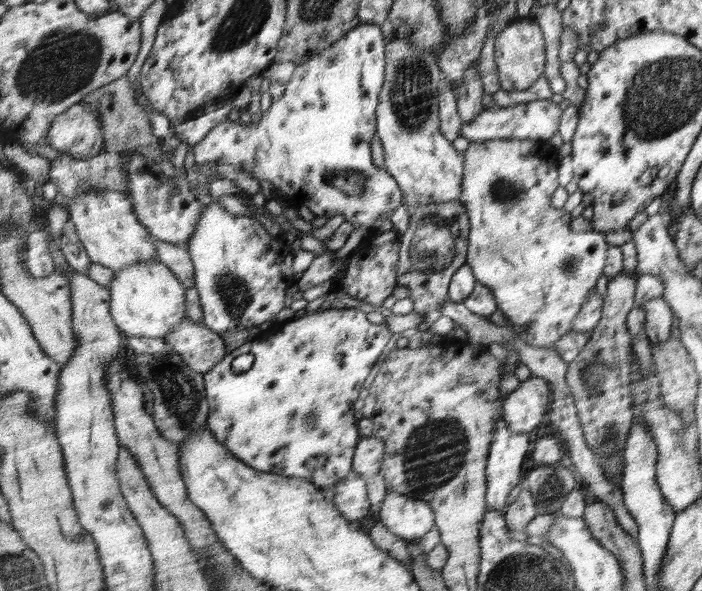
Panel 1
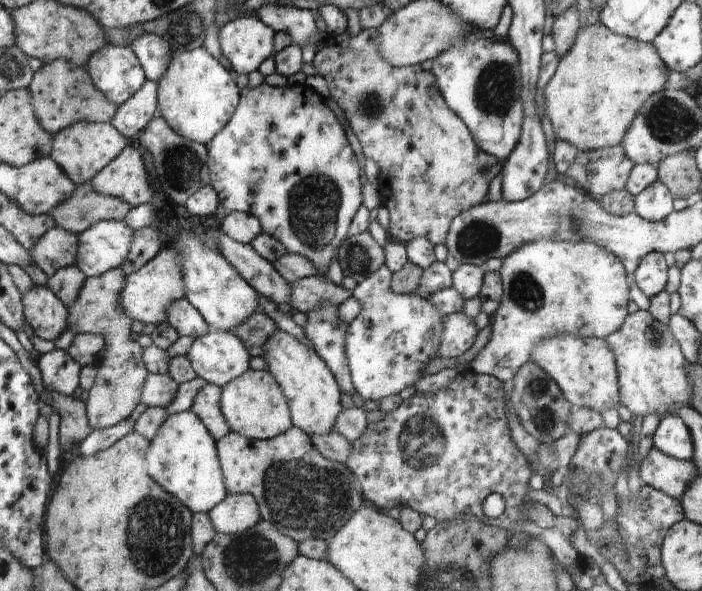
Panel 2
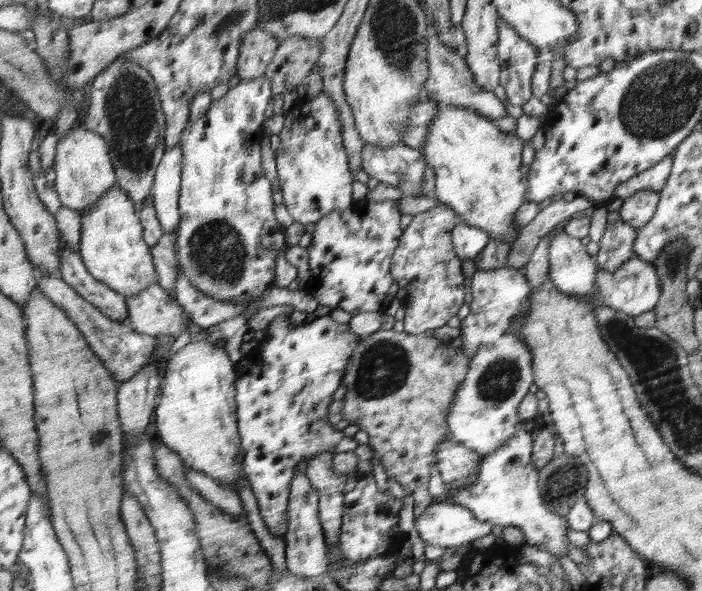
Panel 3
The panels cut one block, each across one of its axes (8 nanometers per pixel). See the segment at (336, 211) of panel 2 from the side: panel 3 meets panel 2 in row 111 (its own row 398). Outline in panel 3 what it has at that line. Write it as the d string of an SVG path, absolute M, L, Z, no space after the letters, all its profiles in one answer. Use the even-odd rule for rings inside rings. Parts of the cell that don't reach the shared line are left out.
M288 314L288 316L278 316L272 320L268 326L268 334L266 334L266 342L268 343L265 346L258 346L256 351L249 355L248 362L243 363L239 369L238 395L235 397L235 400L236 403L239 404L239 432L242 437L244 449L244 458L242 460L244 475L247 476L254 497L257 499L260 516L263 518L267 529L275 537L283 538L288 530L287 510L290 506L291 484L295 477L296 466L298 466L301 458L307 458L308 462L308 460L315 458L316 455L323 454L324 451L330 451L335 454L339 452L348 452L348 450L356 450L356 446L358 446L358 444L354 442L354 437L347 437L343 434L342 430L341 432L336 432L332 426L324 424L326 418L328 418L328 404L332 402L332 394L334 394L334 390L340 386L340 380L343 380L344 376L346 376L347 364L360 342L361 337L356 333L351 333L350 330L350 325L338 323L328 315L316 318L311 324L302 324L298 326L292 326L292 324L290 324L290 314Z

